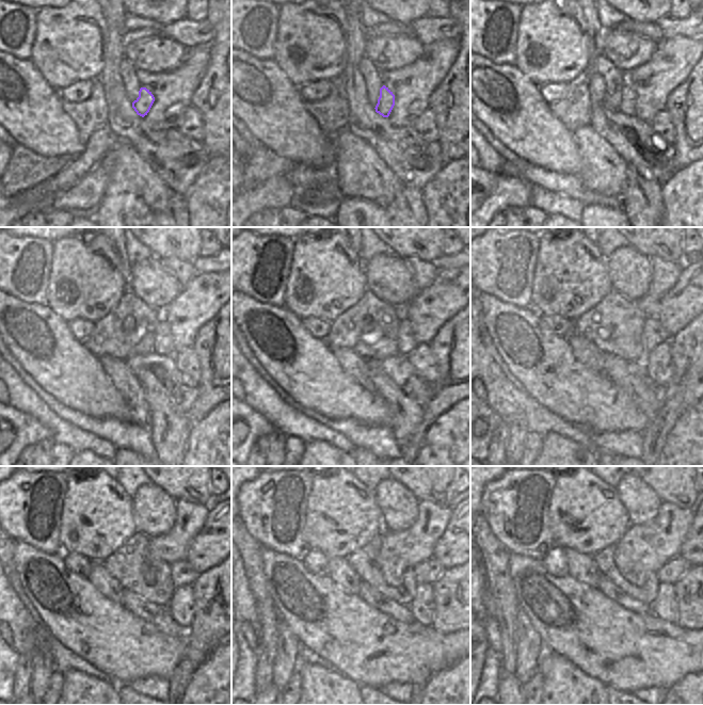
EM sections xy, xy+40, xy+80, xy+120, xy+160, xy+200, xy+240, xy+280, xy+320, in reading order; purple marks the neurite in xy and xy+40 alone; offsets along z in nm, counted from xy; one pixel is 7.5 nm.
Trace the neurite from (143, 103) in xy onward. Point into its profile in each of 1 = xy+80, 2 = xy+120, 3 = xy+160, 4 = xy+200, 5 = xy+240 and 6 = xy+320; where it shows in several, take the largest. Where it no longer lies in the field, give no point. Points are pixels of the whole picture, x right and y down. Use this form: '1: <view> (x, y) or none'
1: xy+80 (627, 107)
2: xy+120 (162, 340)
3: xy+160 (405, 342)
4: xy+200 (653, 334)
5: xy+240 (181, 573)
6: xy+320 (677, 566)

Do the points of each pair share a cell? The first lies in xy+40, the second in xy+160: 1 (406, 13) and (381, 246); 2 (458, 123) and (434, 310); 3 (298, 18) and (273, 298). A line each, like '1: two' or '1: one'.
1: two
2: two
3: two

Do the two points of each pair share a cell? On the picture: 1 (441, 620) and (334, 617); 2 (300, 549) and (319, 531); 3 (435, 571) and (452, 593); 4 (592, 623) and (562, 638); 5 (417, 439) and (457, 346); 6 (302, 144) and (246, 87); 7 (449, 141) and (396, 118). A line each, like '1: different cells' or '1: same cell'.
1: different cells
2: different cells
3: different cells
4: same cell
5: same cell
6: same cell
7: different cells

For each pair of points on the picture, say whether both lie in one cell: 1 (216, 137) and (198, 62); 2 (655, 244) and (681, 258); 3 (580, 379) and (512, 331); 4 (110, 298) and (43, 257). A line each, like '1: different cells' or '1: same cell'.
1: different cells
2: same cell
3: same cell
4: different cells

